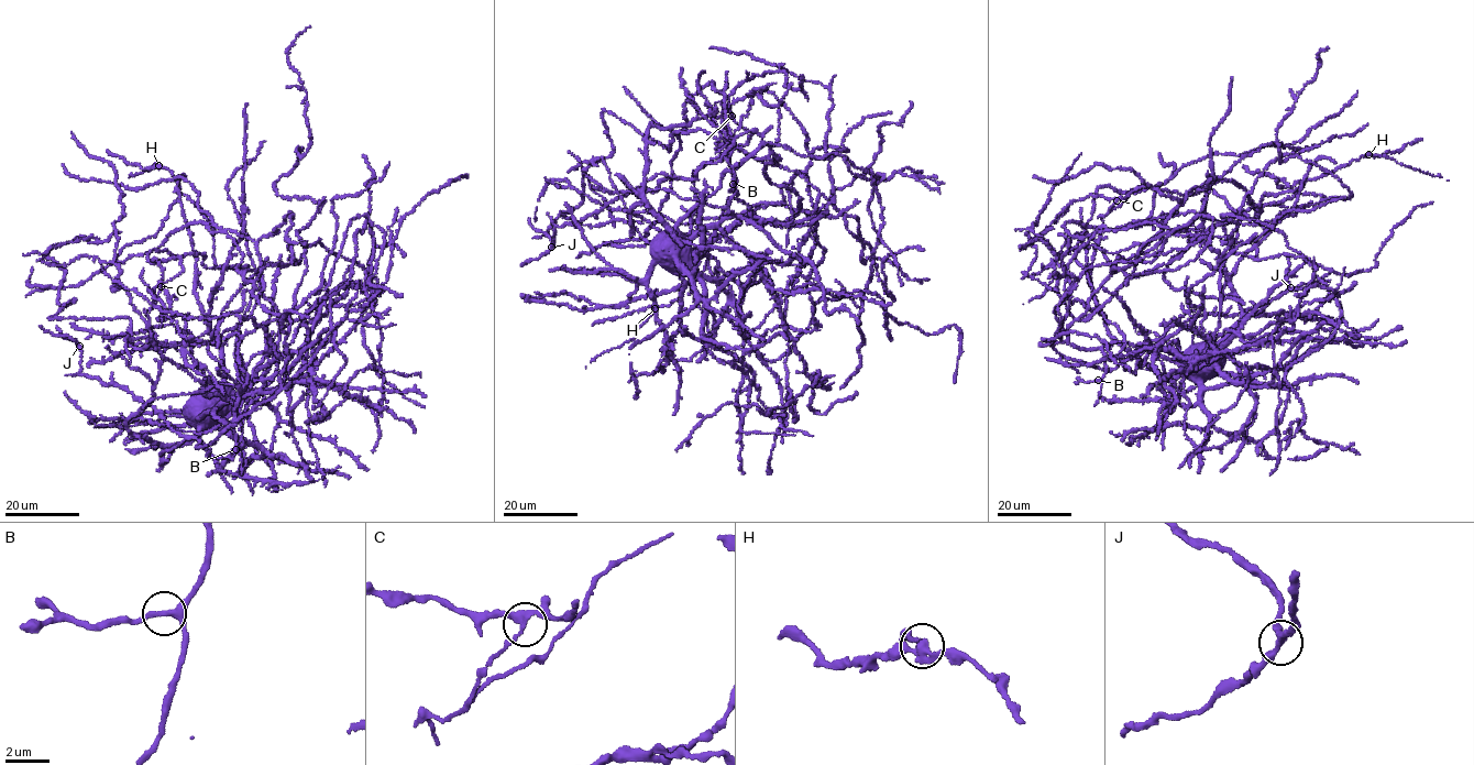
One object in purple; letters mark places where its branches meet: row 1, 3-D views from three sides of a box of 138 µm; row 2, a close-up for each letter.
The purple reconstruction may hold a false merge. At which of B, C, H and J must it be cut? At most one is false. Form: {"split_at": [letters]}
{"split_at": ["C"]}

